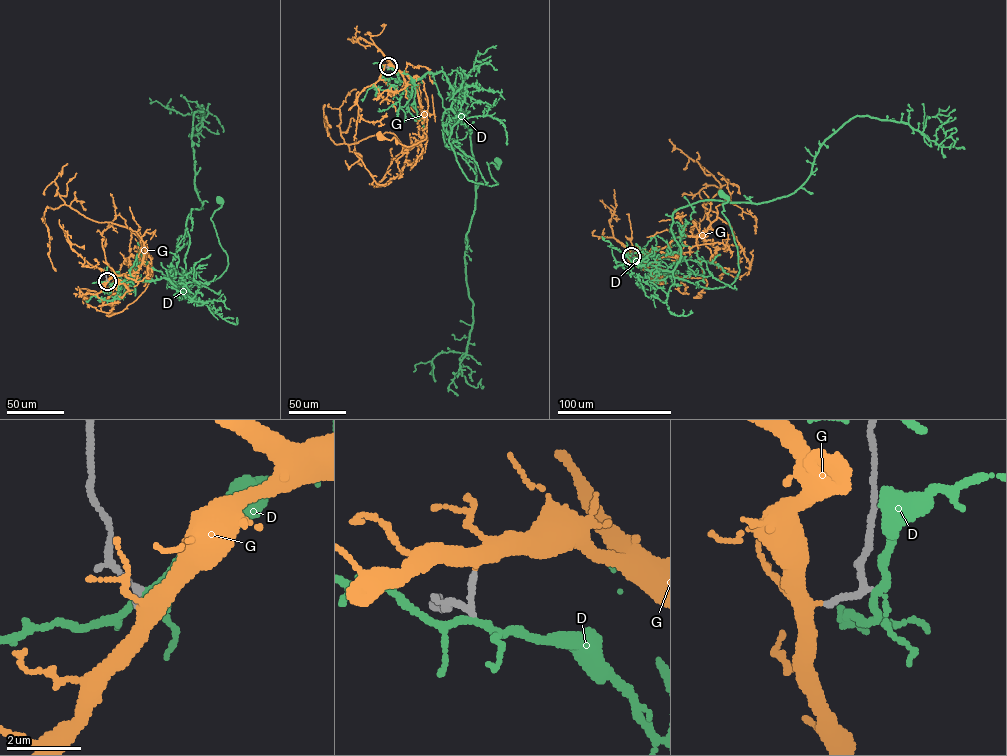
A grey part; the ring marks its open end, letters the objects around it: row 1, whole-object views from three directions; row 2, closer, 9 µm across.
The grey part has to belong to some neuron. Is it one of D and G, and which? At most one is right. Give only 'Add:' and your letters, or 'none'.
Add: G

